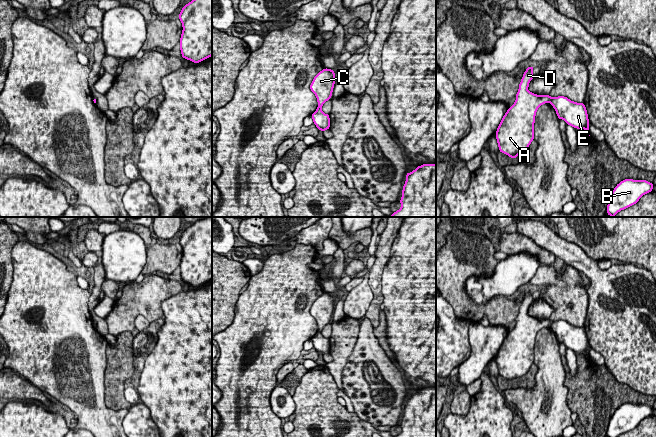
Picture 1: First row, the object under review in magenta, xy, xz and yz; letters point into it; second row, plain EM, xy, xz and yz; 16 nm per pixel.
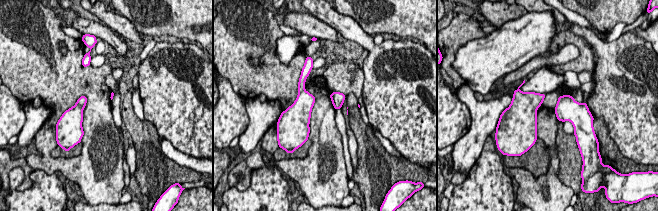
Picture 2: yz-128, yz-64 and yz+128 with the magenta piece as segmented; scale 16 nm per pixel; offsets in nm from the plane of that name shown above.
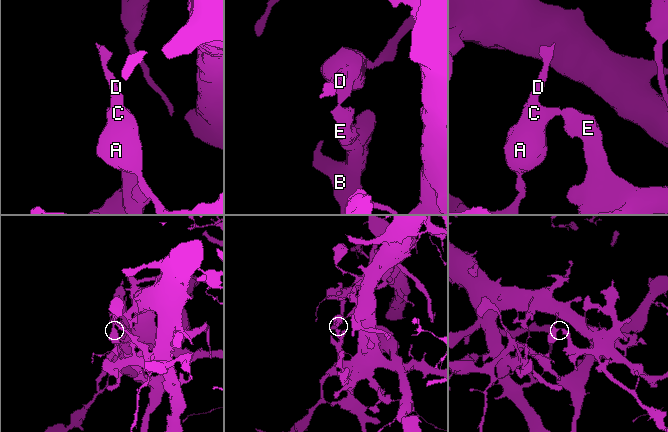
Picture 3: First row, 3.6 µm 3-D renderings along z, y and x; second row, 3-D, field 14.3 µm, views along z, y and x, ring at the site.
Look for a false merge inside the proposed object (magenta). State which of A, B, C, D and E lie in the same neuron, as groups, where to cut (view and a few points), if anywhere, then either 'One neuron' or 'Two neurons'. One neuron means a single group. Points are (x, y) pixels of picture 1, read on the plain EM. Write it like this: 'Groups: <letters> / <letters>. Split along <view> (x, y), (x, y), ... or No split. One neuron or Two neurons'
Groups: A C D / B E. Split along yz (552, 322), (550, 326). Two neurons

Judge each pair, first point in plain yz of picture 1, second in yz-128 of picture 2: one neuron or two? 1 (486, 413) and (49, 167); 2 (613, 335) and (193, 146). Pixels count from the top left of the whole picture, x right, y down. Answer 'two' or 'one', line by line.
1: two
2: one

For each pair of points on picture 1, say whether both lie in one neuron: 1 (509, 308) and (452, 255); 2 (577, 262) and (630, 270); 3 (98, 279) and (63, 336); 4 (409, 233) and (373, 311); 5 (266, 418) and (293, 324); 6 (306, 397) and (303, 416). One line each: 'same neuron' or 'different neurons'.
1: same neuron
2: same neuron
3: different neurons
4: different neurons
5: same neuron
6: same neuron

